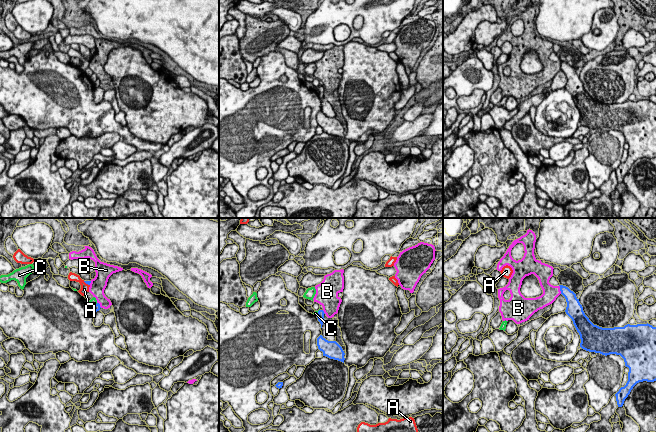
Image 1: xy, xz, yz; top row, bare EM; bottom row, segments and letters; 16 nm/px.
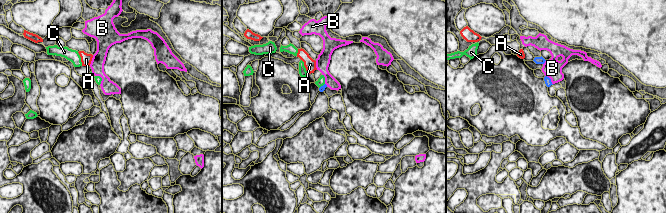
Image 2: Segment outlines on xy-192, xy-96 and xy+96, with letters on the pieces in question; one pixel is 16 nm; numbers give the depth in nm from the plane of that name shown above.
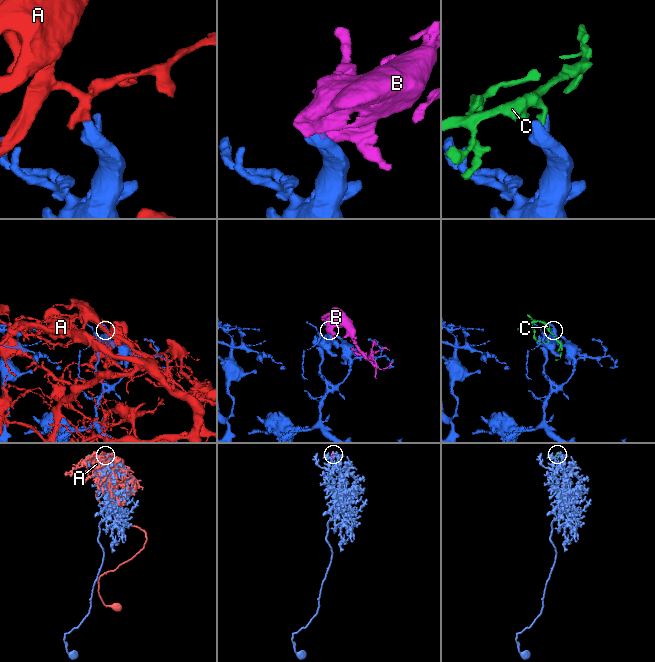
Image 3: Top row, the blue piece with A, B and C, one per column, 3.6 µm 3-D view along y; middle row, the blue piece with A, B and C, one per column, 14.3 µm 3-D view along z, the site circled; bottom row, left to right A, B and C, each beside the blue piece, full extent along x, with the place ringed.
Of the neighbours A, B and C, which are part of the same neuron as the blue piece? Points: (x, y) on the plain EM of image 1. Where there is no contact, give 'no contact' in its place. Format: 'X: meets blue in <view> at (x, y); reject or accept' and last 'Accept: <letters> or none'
A: meets blue in xy at (86, 59); reject
B: meets blue in yz at (560, 65); reject
C: meets blue in xz at (318, 88); reject
Accept: none

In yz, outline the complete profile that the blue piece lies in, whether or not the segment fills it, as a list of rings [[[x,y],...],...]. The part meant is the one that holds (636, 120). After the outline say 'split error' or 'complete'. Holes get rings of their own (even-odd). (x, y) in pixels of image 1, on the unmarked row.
[[[559,61],[561,70],[567,78],[566,90],[572,95],[573,100],[580,111],[580,123],[589,128],[600,129],[602,131],[620,131],[629,144],[628,157],[615,170],[618,183],[622,183],[625,175],[630,170],[633,163],[643,157],[656,157],[656,103],[650,100],[627,100],[624,103],[602,104],[594,101],[585,91],[583,83],[576,73],[576,70],[568,63]]] | complete

